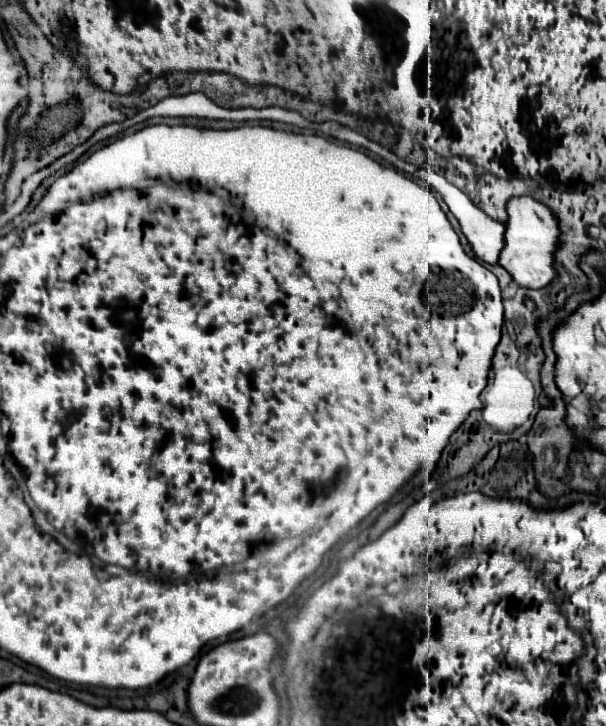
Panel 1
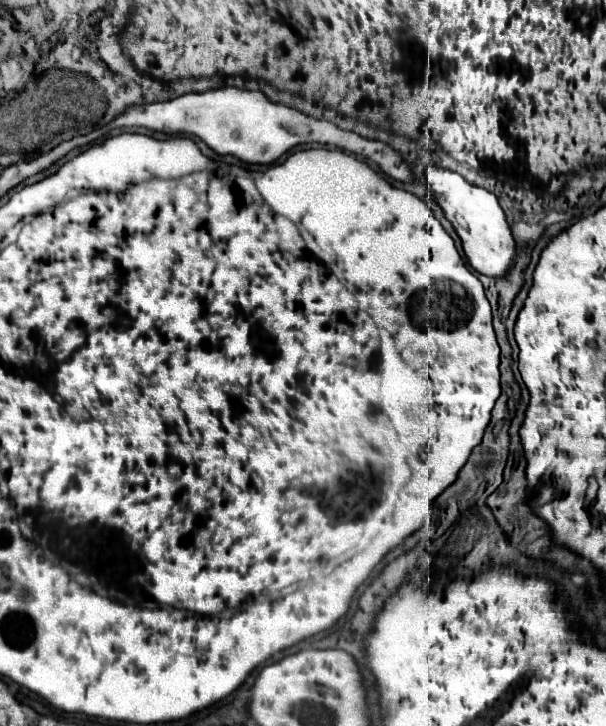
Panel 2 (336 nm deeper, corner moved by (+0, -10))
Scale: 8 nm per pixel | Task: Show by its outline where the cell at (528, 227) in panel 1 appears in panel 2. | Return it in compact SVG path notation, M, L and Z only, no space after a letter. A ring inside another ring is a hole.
M430 162L426 168L426 180L428 190L434 194L434 202L442 208L444 216L450 220L456 234L460 236L468 264L486 276L504 276L514 262L516 246L498 198L492 192L466 182L460 174L434 162Z

